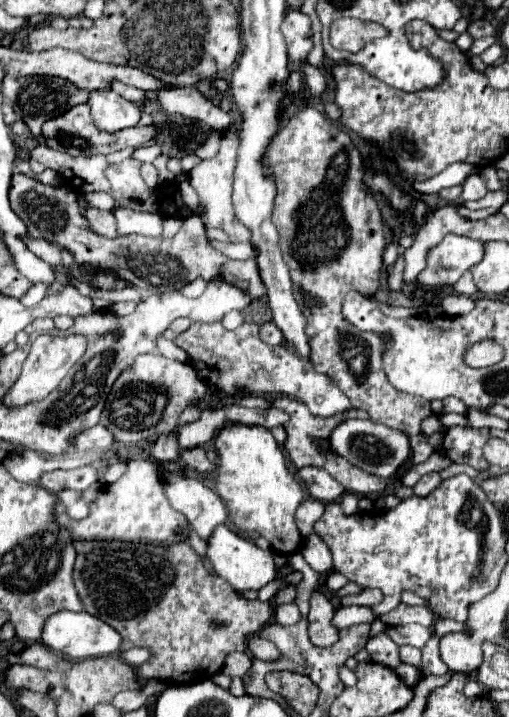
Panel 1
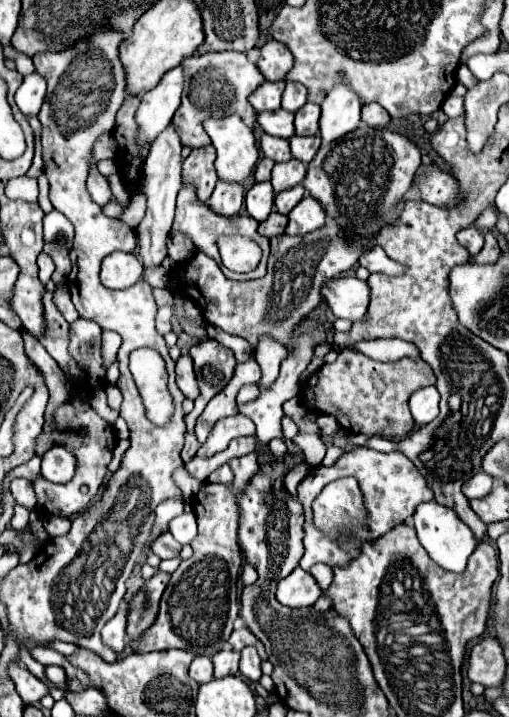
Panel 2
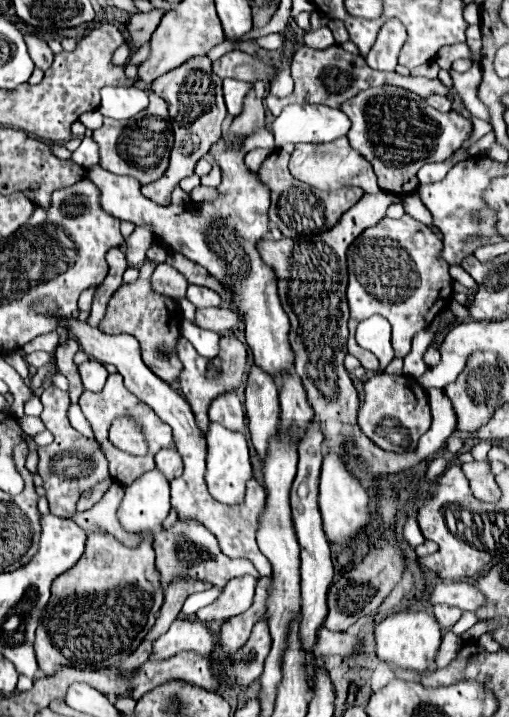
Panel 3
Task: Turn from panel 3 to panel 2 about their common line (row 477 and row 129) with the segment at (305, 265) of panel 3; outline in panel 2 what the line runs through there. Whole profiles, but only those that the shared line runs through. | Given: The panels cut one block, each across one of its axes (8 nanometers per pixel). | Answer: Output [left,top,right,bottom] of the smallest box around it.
[304,124,420,250]

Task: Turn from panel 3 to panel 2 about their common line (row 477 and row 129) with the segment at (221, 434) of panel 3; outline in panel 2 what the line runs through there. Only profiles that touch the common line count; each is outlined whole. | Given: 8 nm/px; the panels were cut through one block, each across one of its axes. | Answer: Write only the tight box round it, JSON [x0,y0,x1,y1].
[204,114,258,182]

